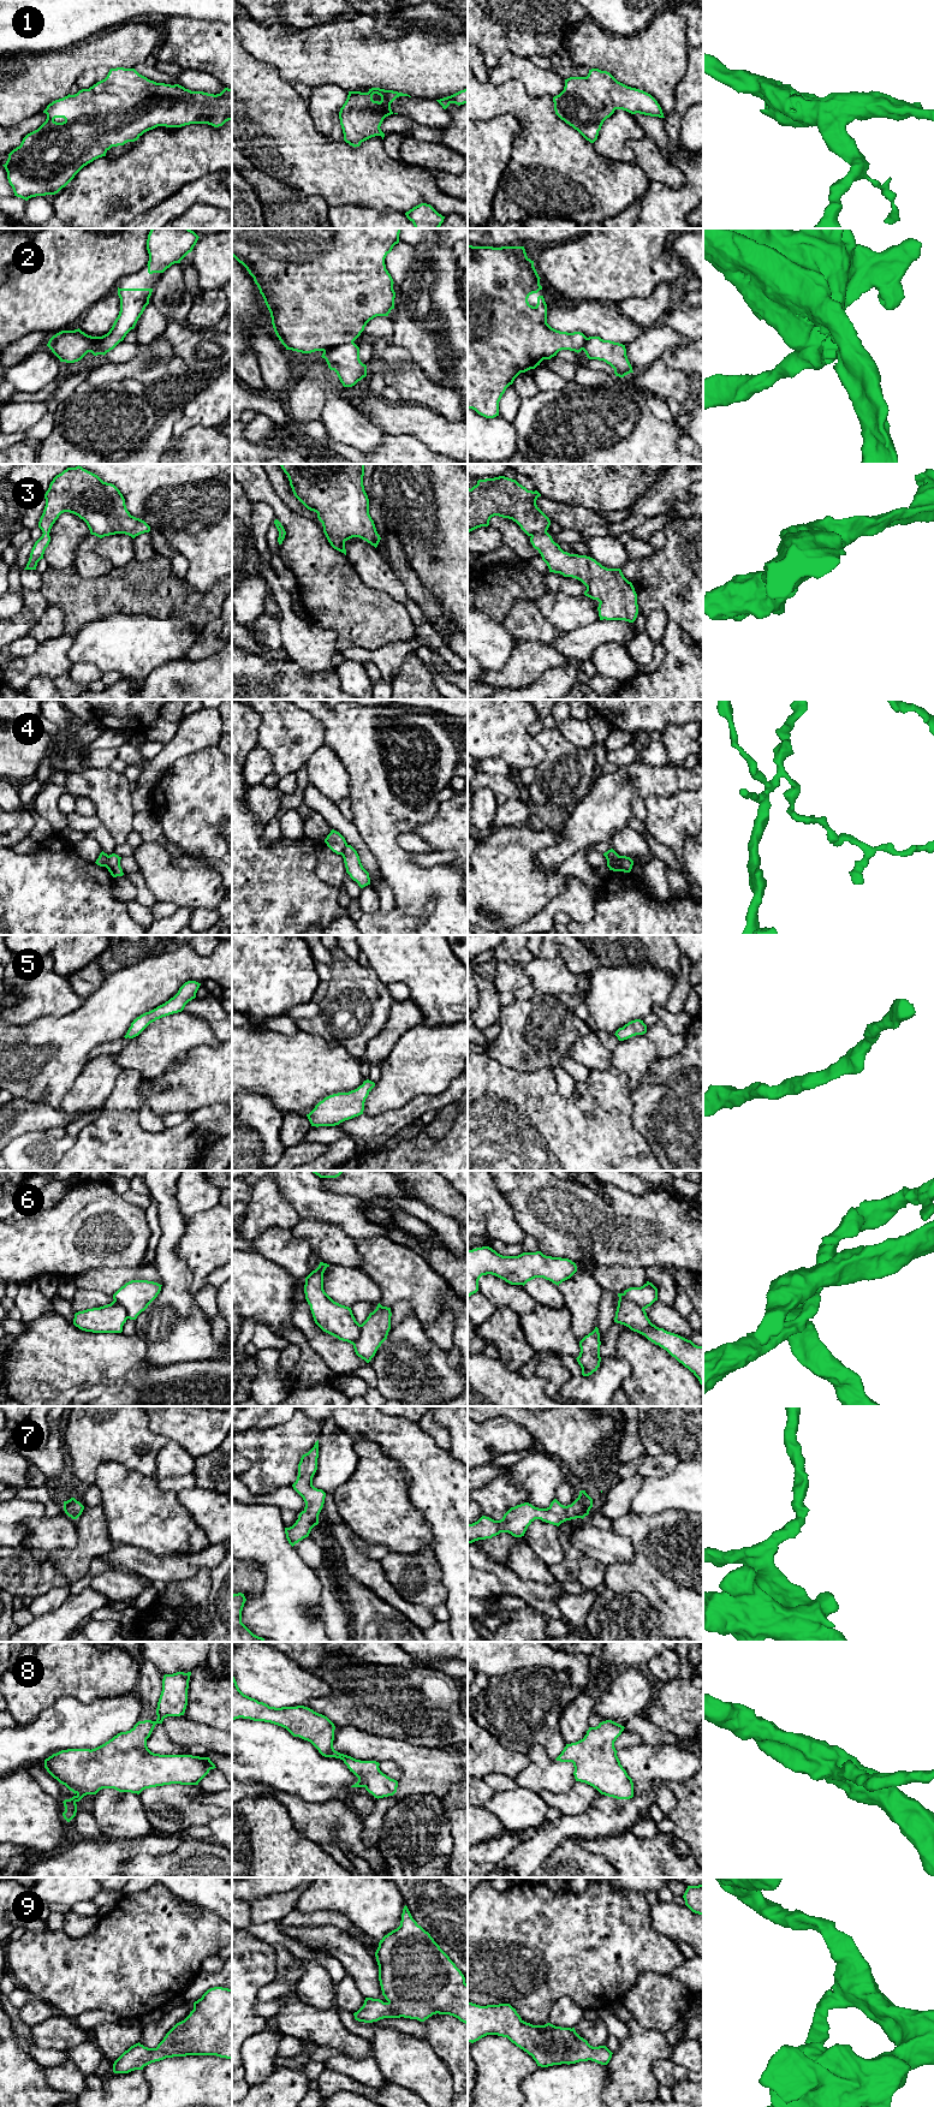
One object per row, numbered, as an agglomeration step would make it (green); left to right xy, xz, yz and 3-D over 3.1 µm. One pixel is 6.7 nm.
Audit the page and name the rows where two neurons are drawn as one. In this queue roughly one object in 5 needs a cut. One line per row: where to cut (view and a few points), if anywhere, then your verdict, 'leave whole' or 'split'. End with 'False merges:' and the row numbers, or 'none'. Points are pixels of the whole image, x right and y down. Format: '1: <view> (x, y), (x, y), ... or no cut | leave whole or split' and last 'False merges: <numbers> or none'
1: no cut | leave whole
2: no cut | leave whole
3: no cut | leave whole
4: yz (619, 856), (618, 861), (610, 869) | split
5: no cut | leave whole
6: yz (622, 1293), (626, 1299), (643, 1309) | split
7: no cut | leave whole
8: no cut | leave whole
9: no cut | leave whole
False merges: 4, 6

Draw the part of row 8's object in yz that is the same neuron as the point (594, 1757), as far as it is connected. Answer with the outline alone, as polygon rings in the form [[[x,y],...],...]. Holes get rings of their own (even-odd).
[[[612,1720],[589,1727],[583,1739],[566,1744],[555,1760],[573,1763],[576,1781],[593,1786],[601,1794],[630,1799],[633,1797],[633,1782],[620,1764],[614,1748],[624,1728]]]

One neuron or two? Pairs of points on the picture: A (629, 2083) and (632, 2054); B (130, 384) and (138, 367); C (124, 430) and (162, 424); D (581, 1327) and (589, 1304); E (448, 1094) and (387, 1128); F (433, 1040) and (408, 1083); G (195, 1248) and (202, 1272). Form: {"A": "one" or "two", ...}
{"A": "one", "B": "two", "C": "two", "D": "one", "E": "one", "F": "one", "G": "one"}

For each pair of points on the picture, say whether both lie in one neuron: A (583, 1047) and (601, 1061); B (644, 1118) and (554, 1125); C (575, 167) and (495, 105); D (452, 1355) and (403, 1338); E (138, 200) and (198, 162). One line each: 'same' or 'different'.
A: same
B: different
C: same
D: different
E: same

